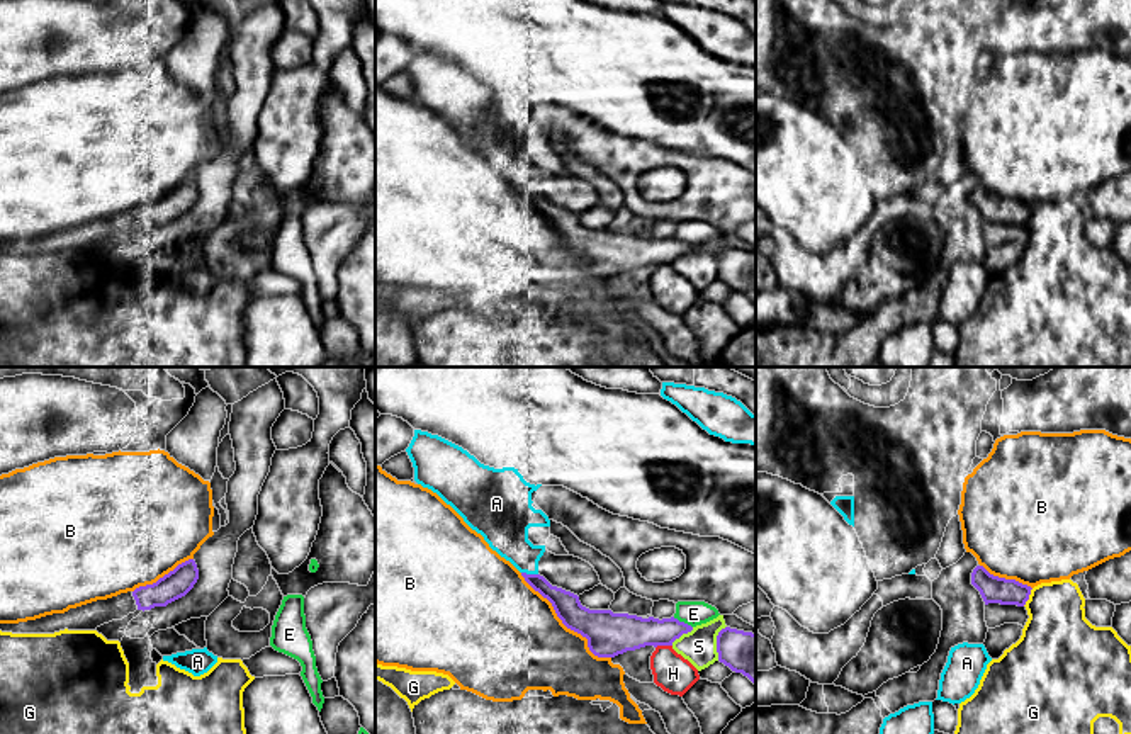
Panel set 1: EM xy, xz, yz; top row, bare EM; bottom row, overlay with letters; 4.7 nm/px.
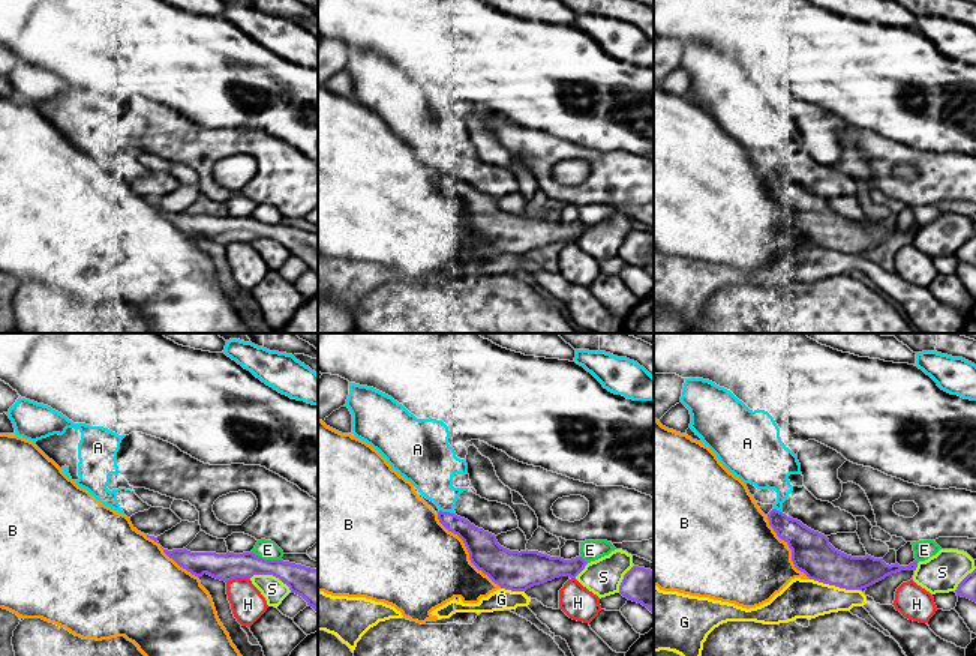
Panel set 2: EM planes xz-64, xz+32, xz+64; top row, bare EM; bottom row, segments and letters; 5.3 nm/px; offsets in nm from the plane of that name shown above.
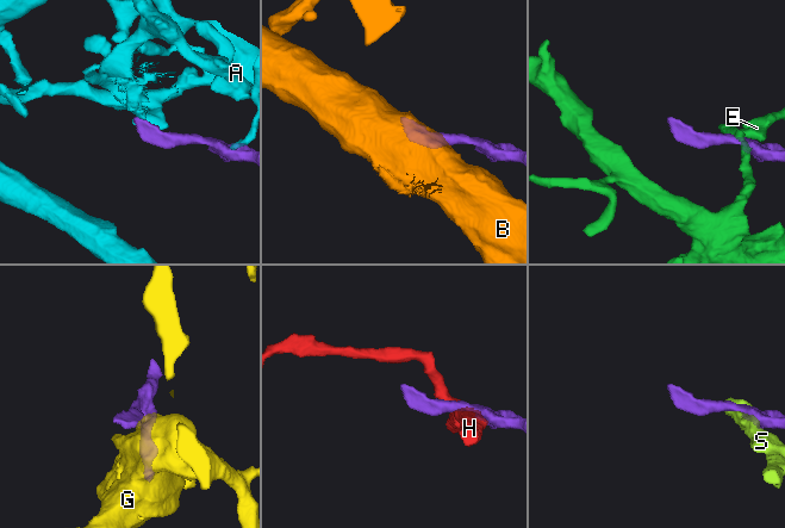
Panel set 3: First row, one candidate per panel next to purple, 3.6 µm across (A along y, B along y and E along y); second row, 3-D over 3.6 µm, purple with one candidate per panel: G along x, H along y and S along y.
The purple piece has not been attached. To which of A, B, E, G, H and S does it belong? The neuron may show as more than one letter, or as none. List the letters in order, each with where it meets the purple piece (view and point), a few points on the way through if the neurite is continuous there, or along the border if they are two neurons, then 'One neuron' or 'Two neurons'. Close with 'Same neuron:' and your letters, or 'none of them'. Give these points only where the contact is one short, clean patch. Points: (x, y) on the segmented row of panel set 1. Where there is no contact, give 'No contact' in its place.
A: Touches purple at xz (530, 575). Two neurons
B: Touches purple at xz (564, 624). Two neurons
E: Touches purple at xz (683, 622). Two neurons
G: Touches purple at yz (1028, 597). Two neurons
H: Touches purple at xz (663, 644). Boundary: xz (671, 644), (659, 644), (656, 648). Two neurons
S: Touches purple at xz (717, 643). Two neurons
Same neuron: none of them

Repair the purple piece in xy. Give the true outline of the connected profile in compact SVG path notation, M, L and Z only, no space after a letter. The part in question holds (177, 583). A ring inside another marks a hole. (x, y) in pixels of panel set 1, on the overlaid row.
M194 559L178 564L173 571L153 584L121 593L107 600L97 600L65 613L53 613L19 624L0 624L2 632L12 634L54 634L59 630L95 630L112 620L122 620L136 610L151 610L185 596L199 579Z

